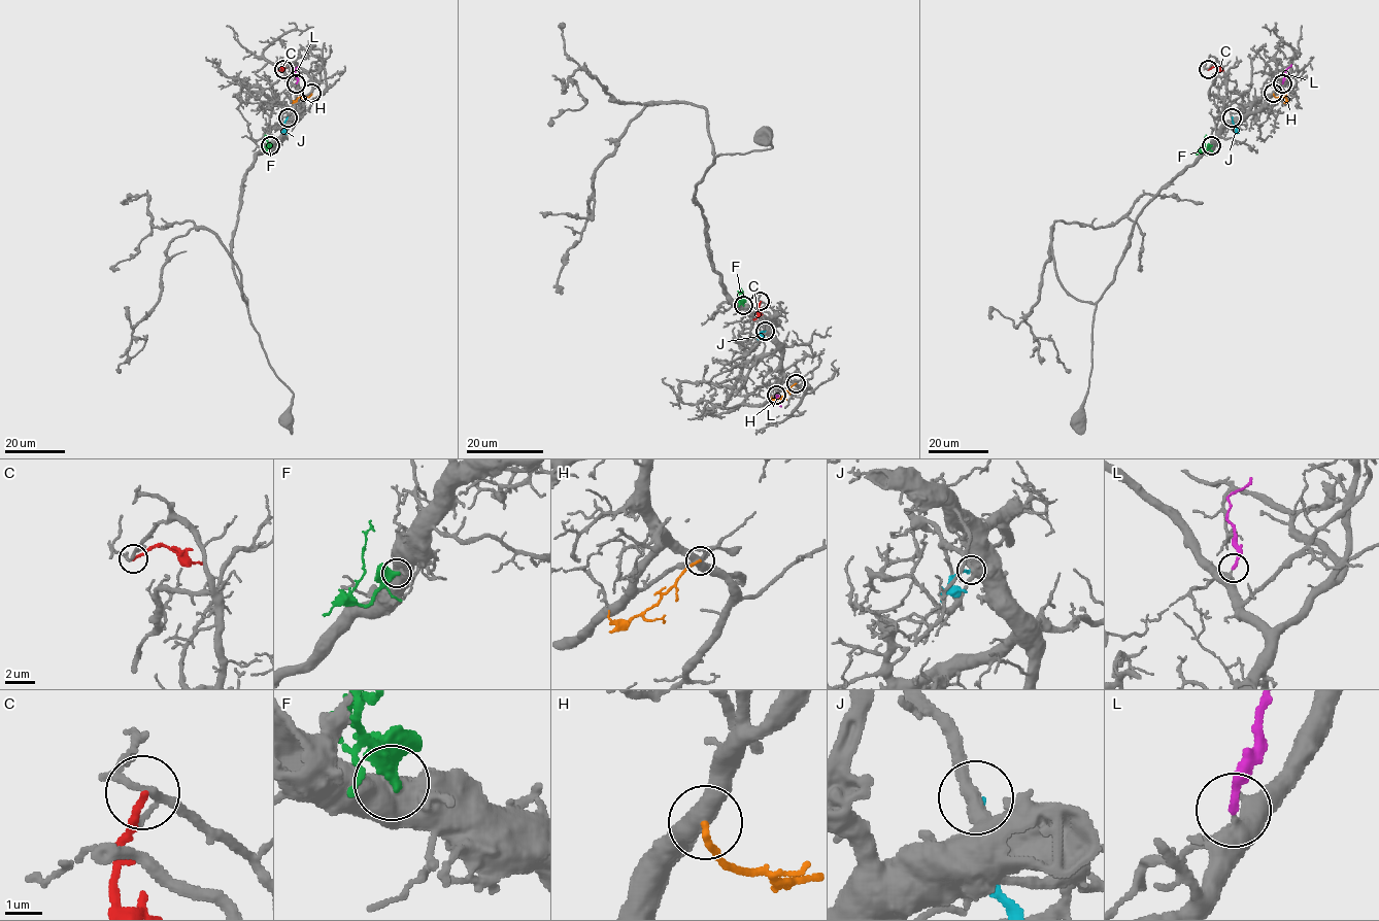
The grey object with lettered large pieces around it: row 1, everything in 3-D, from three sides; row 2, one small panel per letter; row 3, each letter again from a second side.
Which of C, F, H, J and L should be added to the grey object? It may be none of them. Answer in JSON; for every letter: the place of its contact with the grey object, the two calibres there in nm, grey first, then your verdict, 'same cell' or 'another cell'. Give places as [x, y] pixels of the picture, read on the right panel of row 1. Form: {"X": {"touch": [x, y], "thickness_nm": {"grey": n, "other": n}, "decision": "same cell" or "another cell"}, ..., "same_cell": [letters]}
{"C": {"touch": [1208, 69], "thickness_nm": {"grey": 190, "other": 180}, "decision": "another cell"}, "F": {"touch": [1211, 145], "thickness_nm": {"grey": 800, "other": 500}, "decision": "another cell"}, "H": {"touch": [1273, 93], "thickness_nm": {"grey": 460, "other": 160}, "decision": "another cell"}, "J": {"touch": [1232, 117], "thickness_nm": {"grey": 400, "other": 180}, "decision": "another cell"}, "L": {"touch": [1282, 83], "thickness_nm": {"grey": 340, "other": 220}, "decision": "same cell"}, "same_cell": ["L"]}

